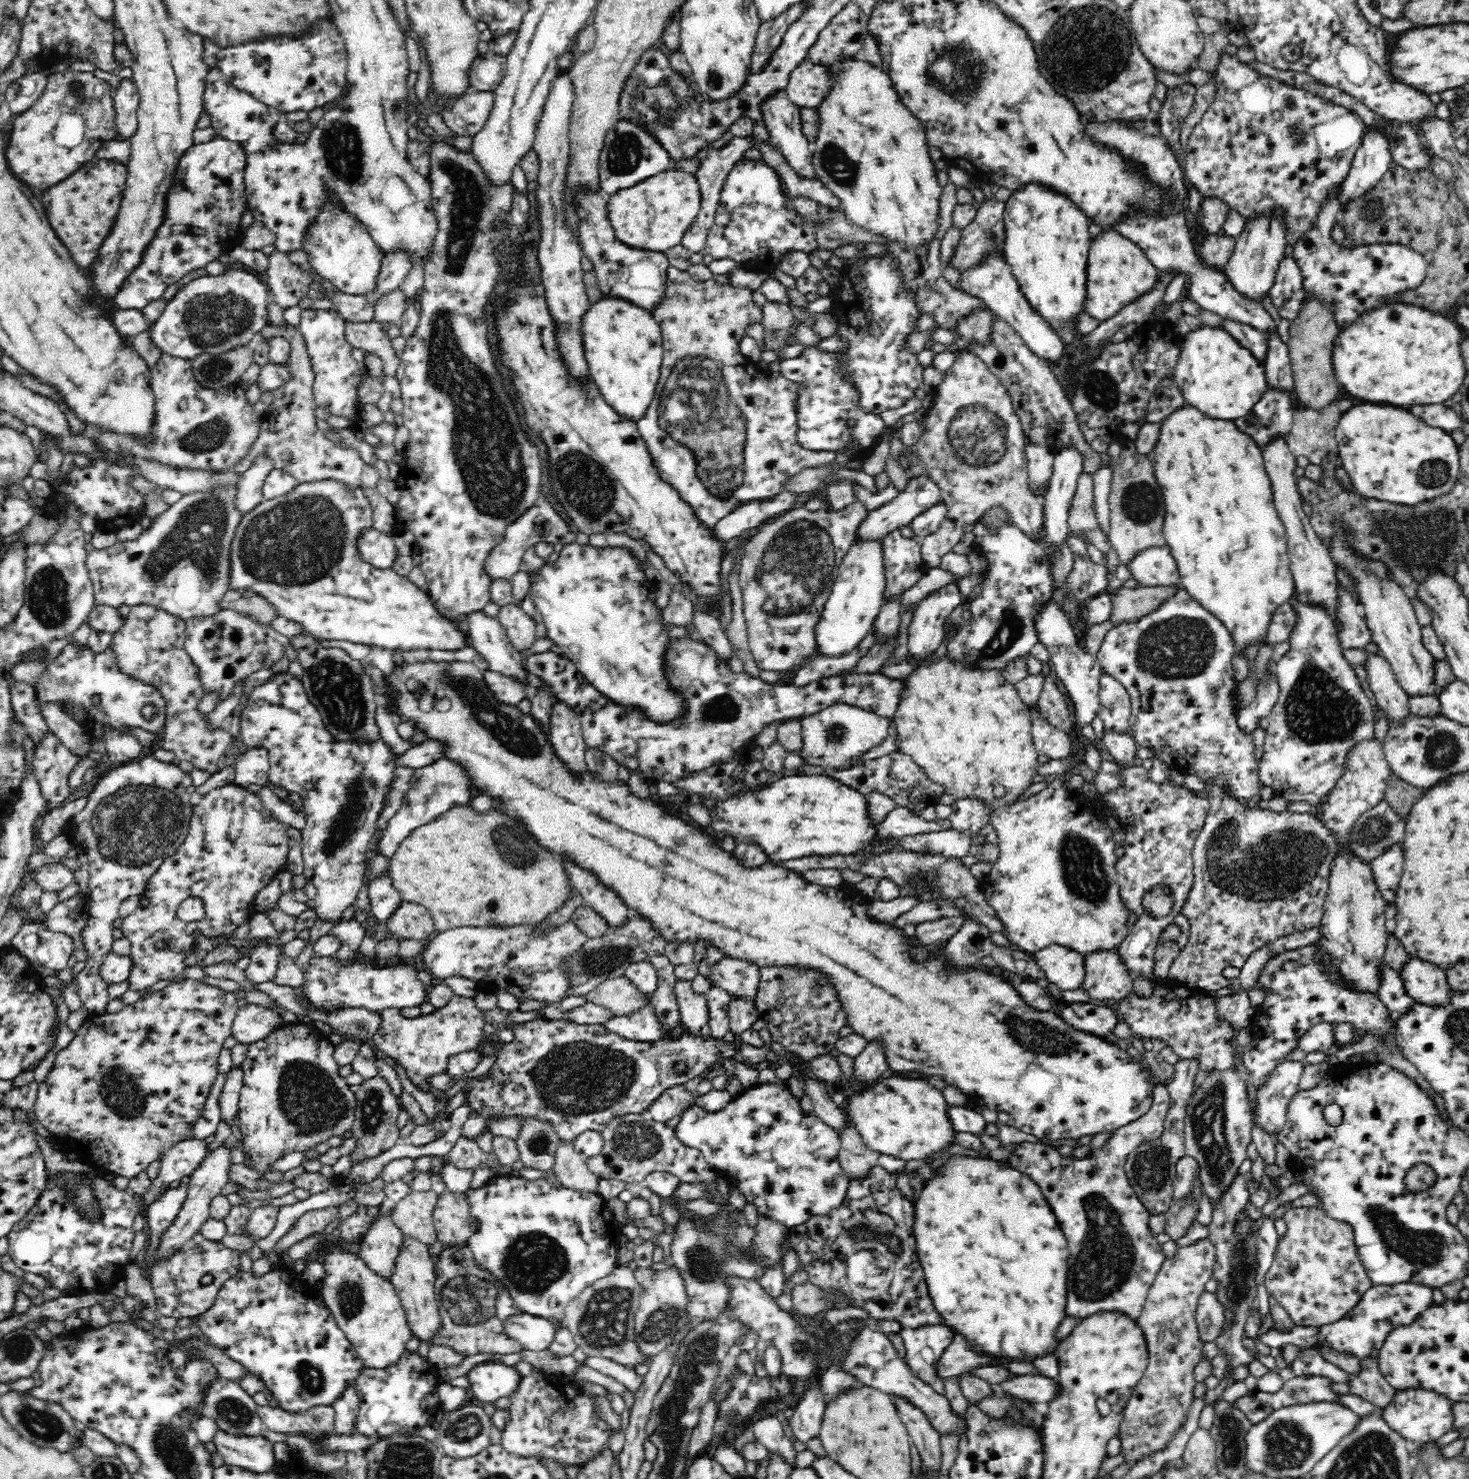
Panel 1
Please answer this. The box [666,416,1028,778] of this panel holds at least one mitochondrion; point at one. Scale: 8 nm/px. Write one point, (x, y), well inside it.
(794, 569)

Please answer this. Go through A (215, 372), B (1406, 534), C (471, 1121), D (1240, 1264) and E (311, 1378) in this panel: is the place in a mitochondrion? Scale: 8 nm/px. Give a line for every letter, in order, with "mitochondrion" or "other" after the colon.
A: mitochondrion
B: mitochondrion
C: other
D: mitochondrion
E: mitochondrion

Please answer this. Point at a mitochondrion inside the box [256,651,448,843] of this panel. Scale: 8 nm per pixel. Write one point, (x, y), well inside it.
(336, 687)

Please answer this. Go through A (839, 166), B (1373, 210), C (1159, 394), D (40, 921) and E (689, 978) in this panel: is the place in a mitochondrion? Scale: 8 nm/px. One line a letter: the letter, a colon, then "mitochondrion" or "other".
A: mitochondrion
B: mitochondrion
C: other
D: other
E: other

